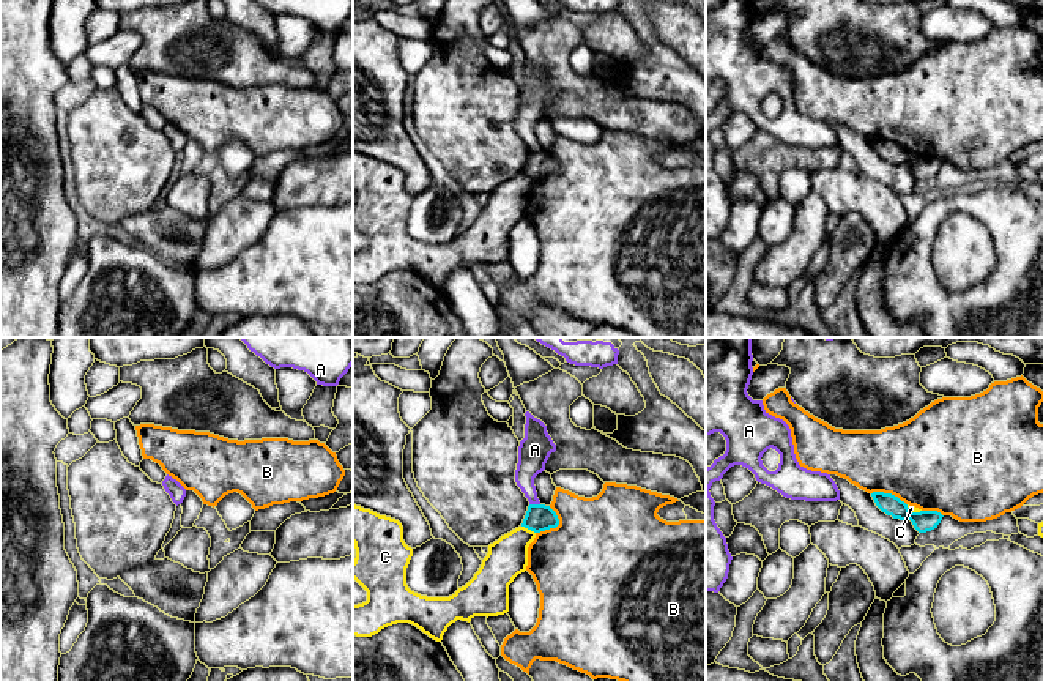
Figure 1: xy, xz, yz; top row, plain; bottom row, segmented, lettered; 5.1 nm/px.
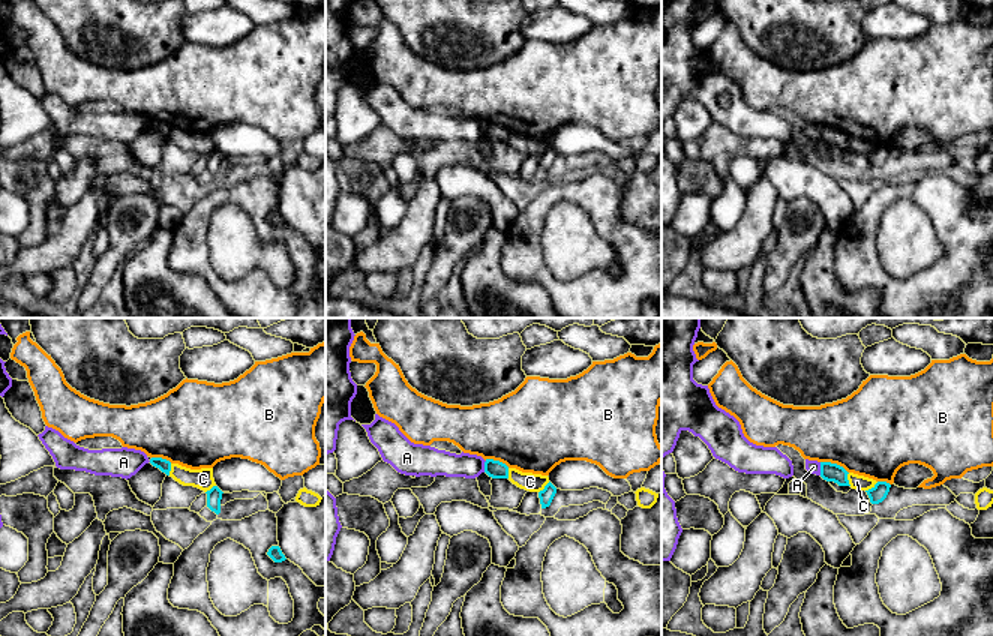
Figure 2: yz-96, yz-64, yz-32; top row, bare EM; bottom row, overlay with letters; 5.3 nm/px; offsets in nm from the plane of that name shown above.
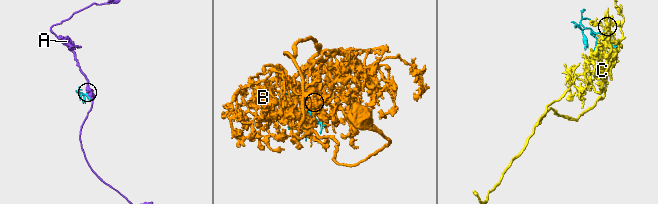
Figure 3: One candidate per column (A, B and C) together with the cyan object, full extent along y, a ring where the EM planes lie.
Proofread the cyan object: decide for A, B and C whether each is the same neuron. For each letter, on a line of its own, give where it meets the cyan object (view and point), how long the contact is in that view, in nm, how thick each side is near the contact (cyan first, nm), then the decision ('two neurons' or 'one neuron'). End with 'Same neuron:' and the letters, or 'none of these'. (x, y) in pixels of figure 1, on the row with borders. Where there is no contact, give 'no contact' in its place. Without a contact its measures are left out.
A: xz (534, 505) | 60 nm | 140/150 nm | two neurons
B: xz (555, 527) | 160 nm | 140/500 nm | two neurons
C: xz (528, 528) | 80 nm | 140/200 nm | two neurons
Same neuron: none of these

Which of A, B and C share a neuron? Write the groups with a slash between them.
A / B / C

